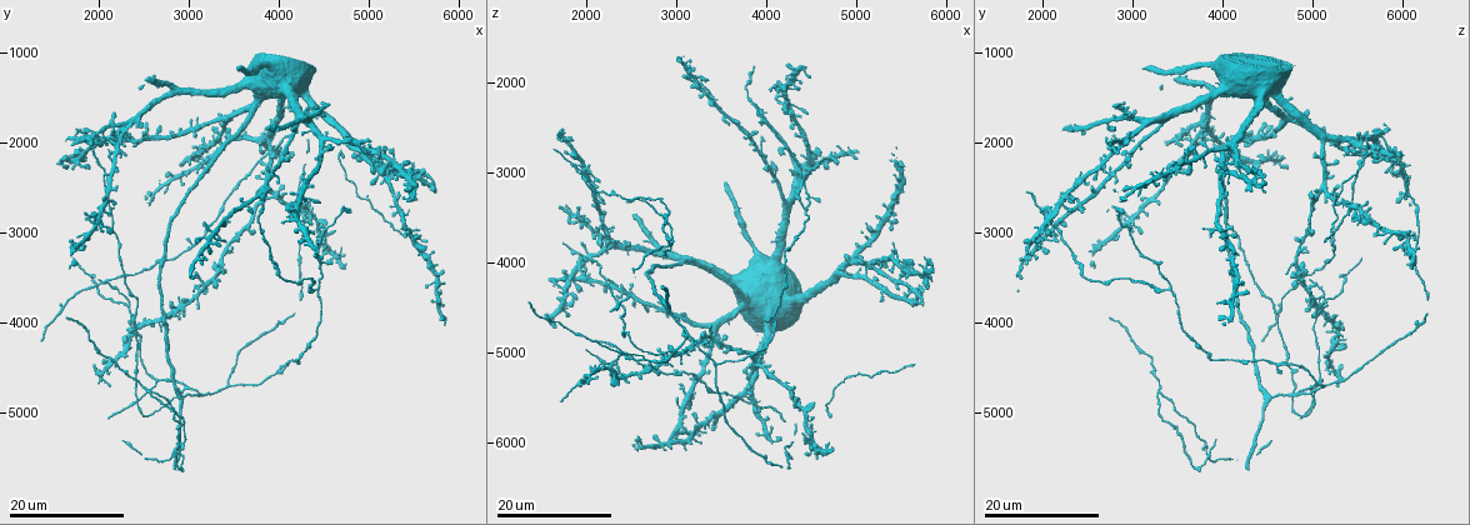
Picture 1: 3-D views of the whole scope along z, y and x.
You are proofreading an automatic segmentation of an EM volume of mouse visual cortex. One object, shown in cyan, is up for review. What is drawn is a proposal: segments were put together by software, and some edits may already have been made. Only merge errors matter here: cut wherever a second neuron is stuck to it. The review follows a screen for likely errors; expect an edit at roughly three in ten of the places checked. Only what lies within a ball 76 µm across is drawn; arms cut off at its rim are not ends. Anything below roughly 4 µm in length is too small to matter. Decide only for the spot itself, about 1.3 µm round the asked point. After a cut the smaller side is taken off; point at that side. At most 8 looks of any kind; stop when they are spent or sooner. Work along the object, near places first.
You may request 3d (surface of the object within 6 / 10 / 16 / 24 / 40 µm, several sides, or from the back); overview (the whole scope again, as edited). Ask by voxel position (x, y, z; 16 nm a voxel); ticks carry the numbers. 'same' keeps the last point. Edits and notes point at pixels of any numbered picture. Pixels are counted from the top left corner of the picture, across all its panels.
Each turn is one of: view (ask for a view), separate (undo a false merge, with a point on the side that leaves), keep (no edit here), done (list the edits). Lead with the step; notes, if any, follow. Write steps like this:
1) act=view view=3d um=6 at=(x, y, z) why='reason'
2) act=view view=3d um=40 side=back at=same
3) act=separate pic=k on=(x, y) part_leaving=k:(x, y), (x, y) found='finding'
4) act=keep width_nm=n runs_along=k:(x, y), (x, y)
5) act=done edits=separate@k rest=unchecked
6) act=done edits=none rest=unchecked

act=view view=3d um=16 at=(2950, 4850, 4550)

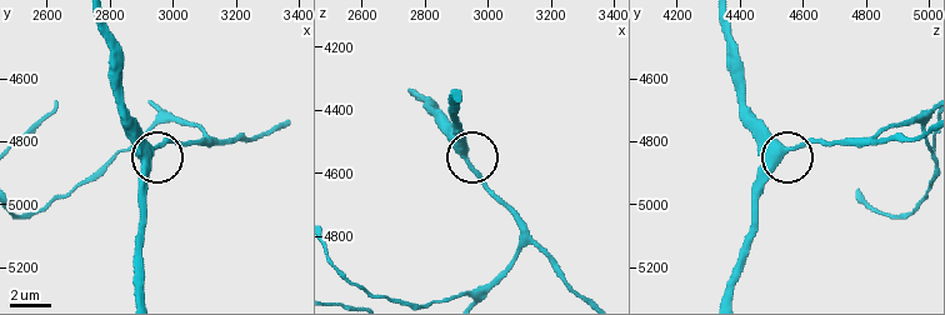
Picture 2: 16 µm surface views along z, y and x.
act=view view=3d um=10 at=(2930, 4830, 4550)

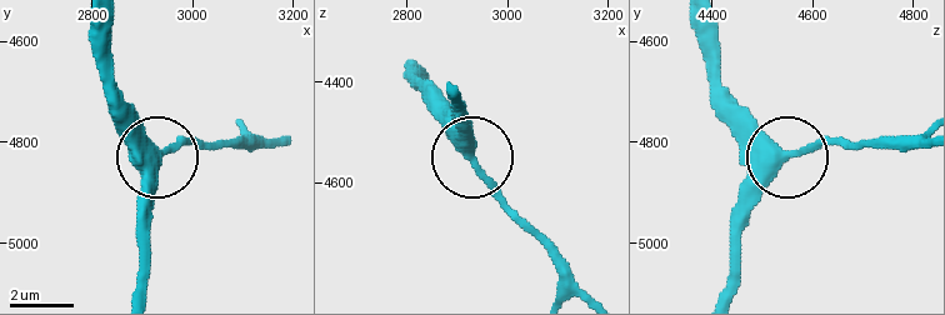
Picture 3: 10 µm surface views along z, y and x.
act=keep side_arm_um=72 found='one neuron here'

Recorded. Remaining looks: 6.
act=view view=3d um=24 at=(2600, 4800, 3300) why='side arm on a straight run'

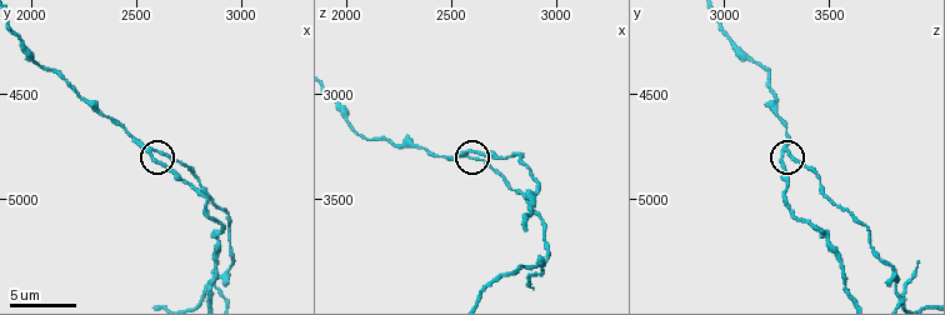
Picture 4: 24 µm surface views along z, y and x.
act=view view=3d um=10 at=(2580, 4810, 3280)

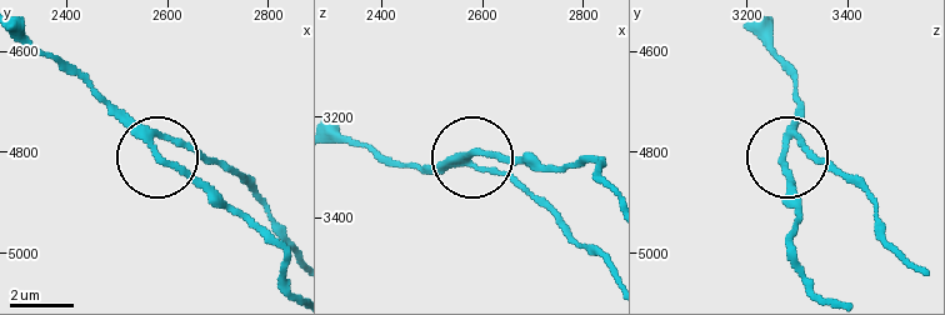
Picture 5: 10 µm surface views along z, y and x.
act=separate pic=5 on=(168, 166) side_arm_um=24 arms=3 found='a second neuron is stuck on'

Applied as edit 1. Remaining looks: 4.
act=view view=3d um=24 at=(2600, 4650, 5050) why='three-way junction'

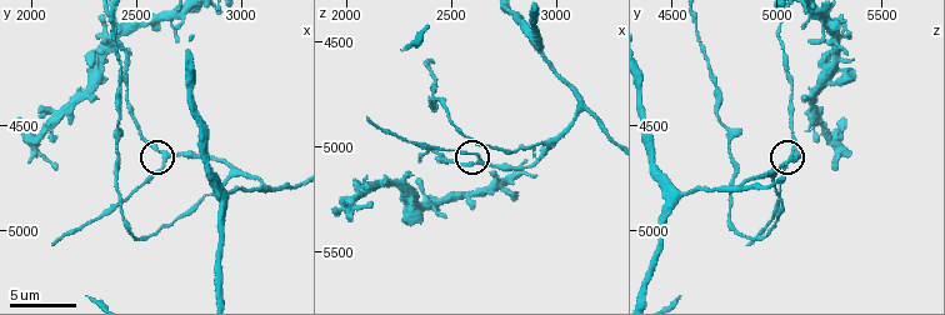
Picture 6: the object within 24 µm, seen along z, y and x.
act=view view=3d um=6 at=(2640, 4650, 5060) why='closer look'

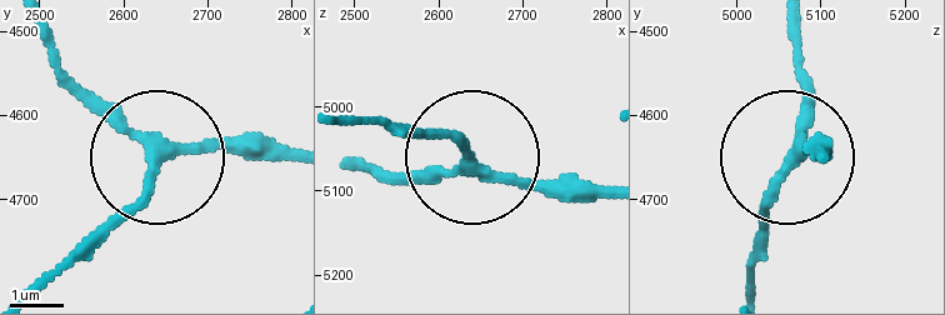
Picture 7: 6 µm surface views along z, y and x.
act=keep arms=3 runs_along=7:(290, 163), (169, 153), (79, 251) found='one neuron here'

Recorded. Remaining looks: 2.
act=view view=3d um=16 at=(3450, 4700, 5150)

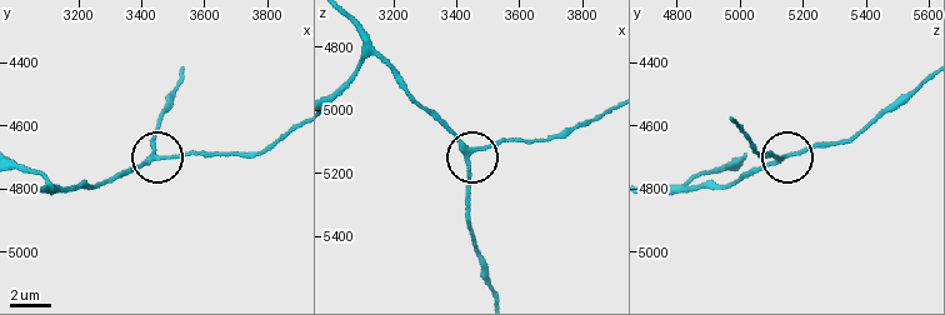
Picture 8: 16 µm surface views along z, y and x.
act=view view=3d um=10 at=(3440, 4690, 5140) why='zoom in'

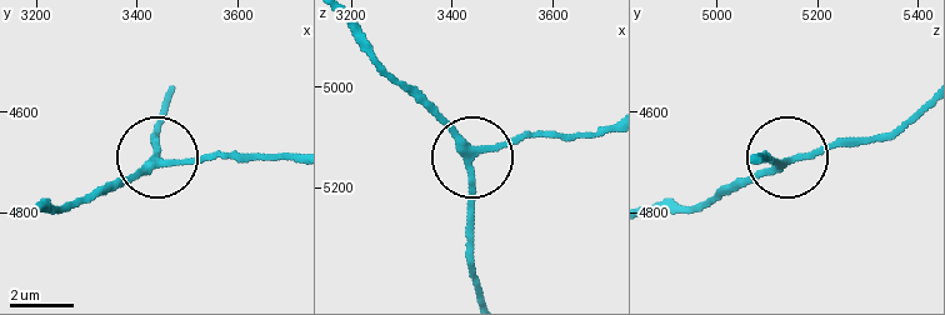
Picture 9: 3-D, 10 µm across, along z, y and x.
act=keep side_arm_um=29 runs_along=9:(650, 213), (706, 208), (795, 156), (889, 140) found='continuous, no second neuron'

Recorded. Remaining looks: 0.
act=done edits=separate@5 rest=unchecked

